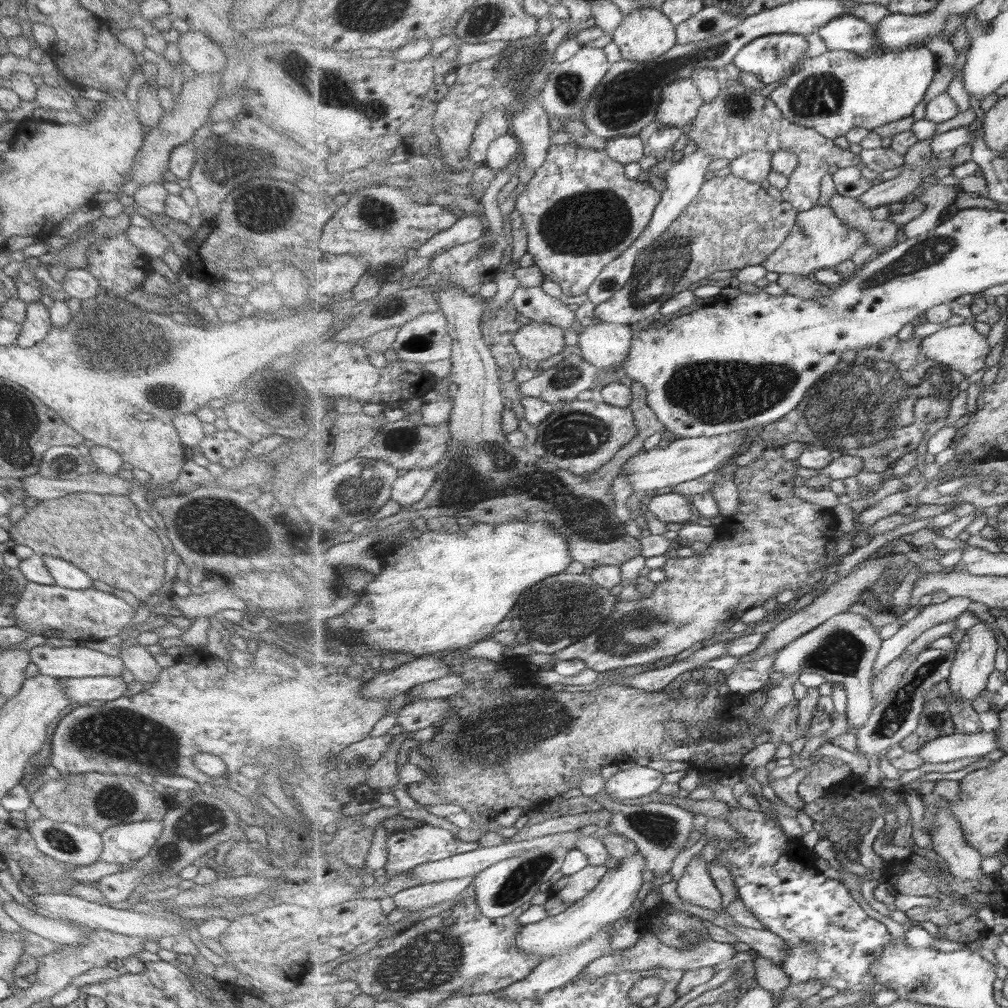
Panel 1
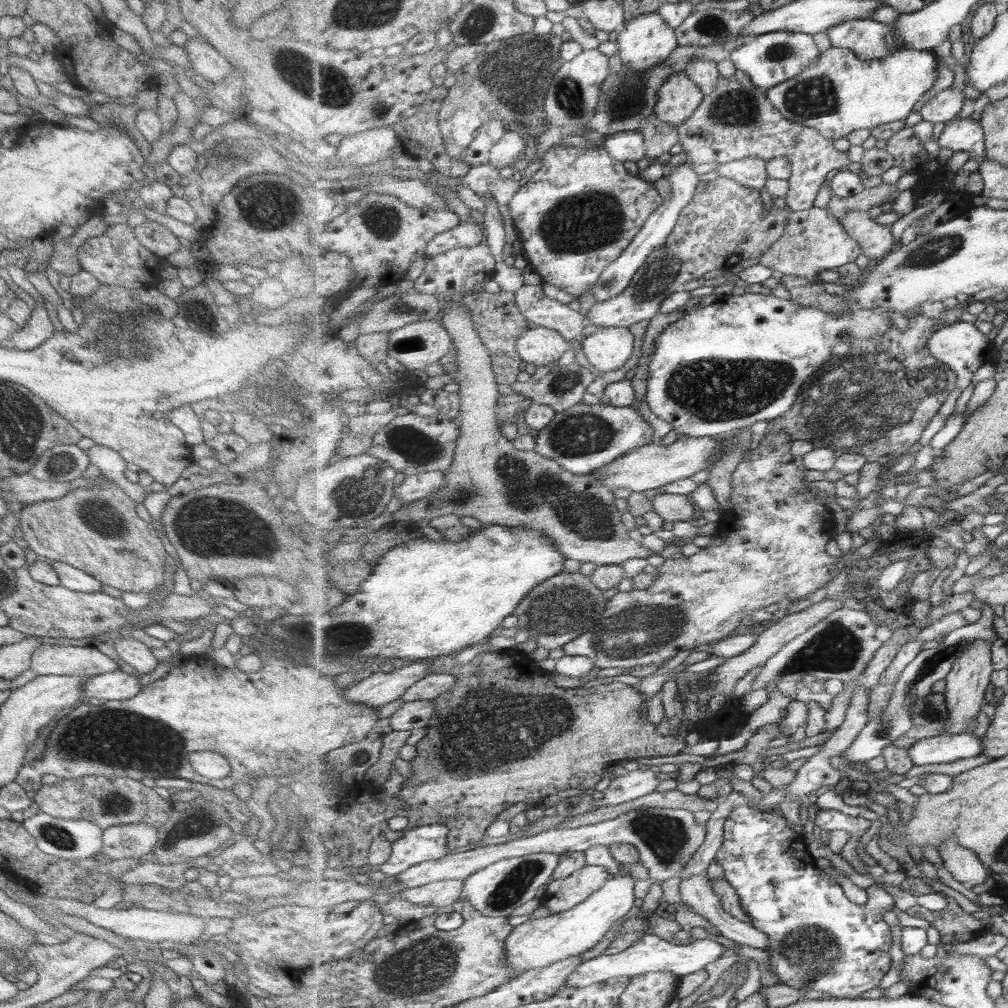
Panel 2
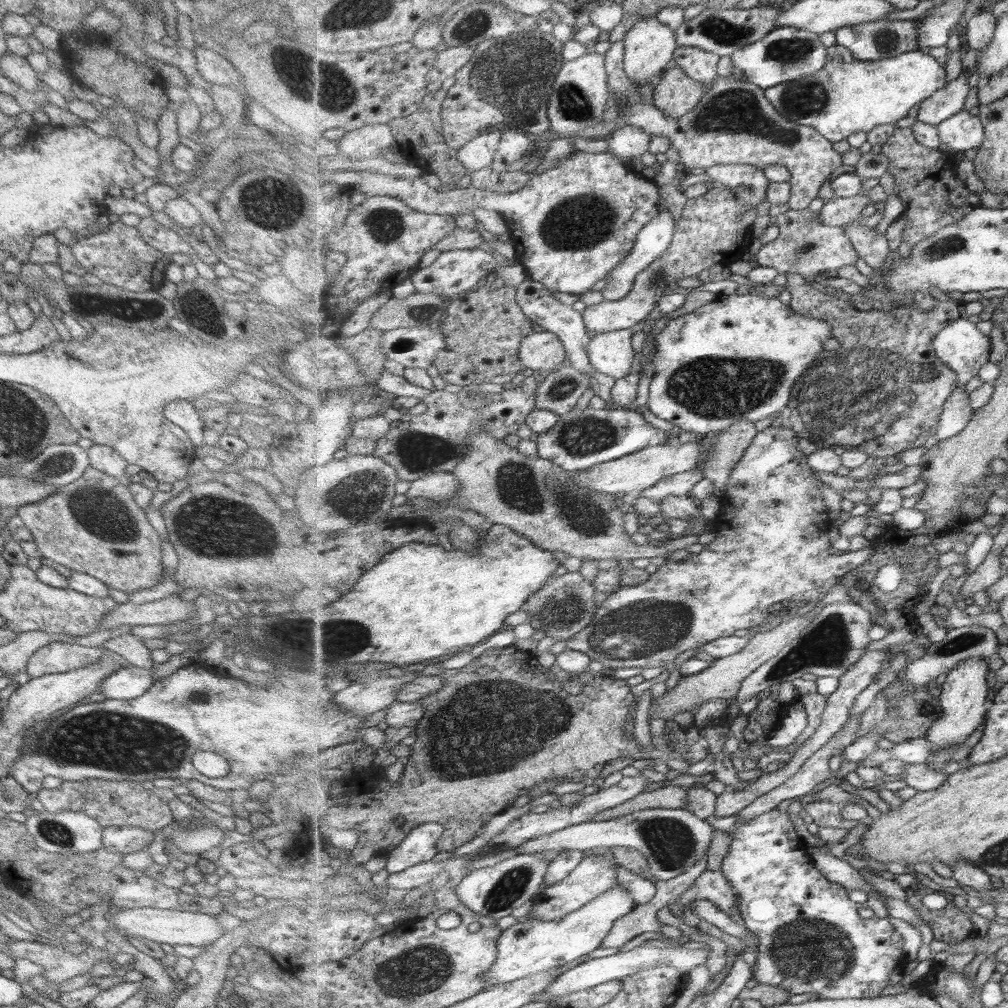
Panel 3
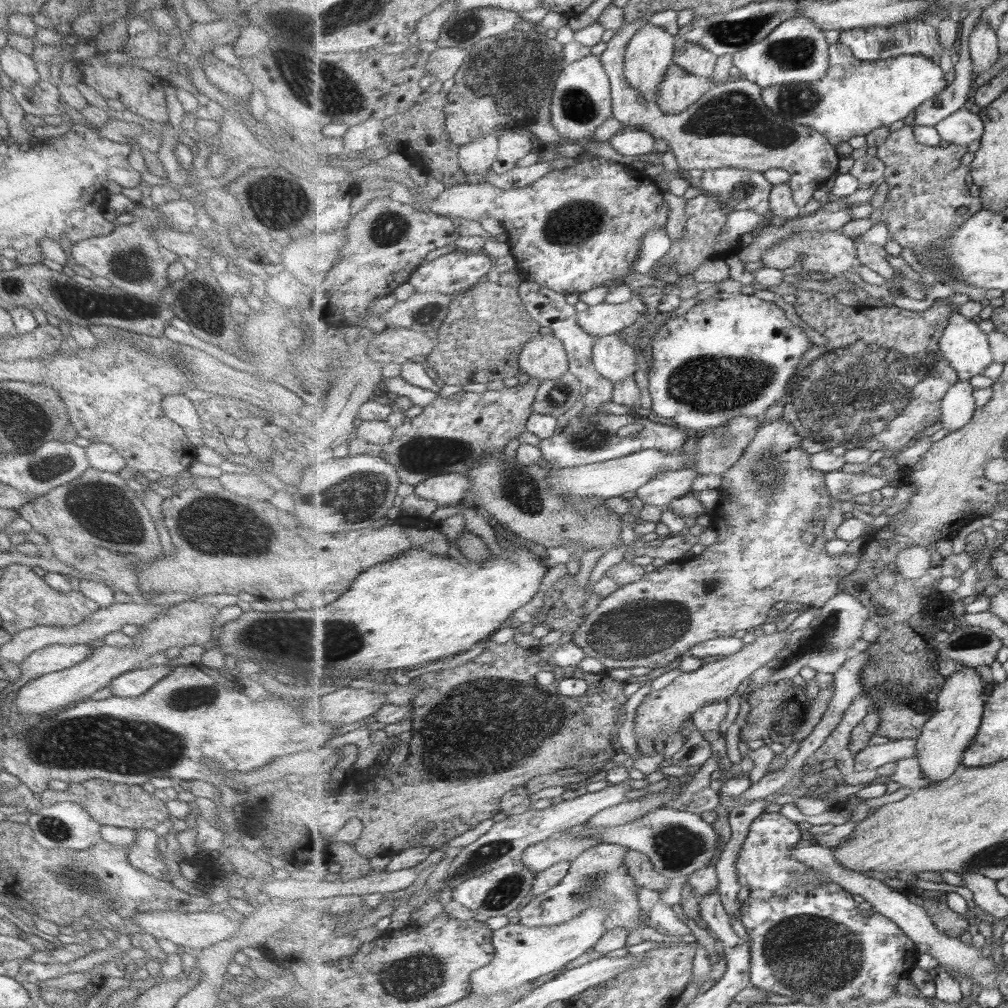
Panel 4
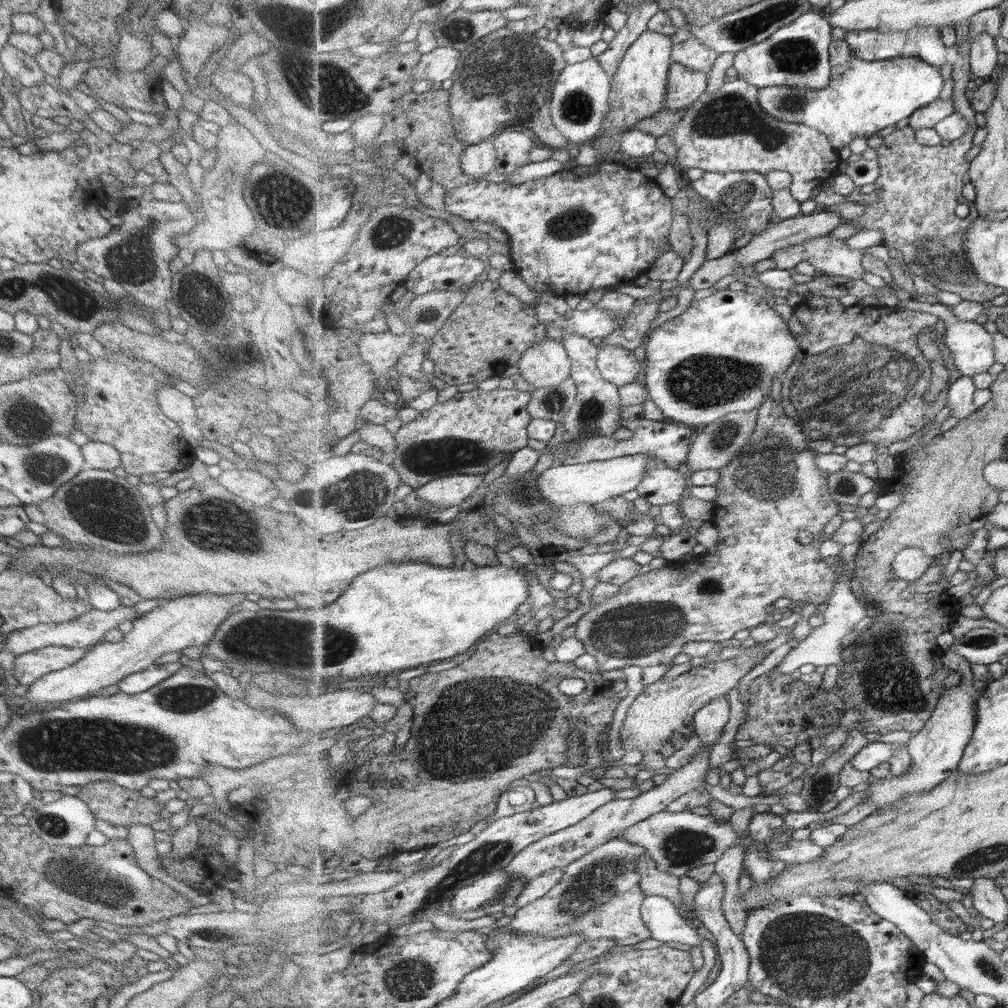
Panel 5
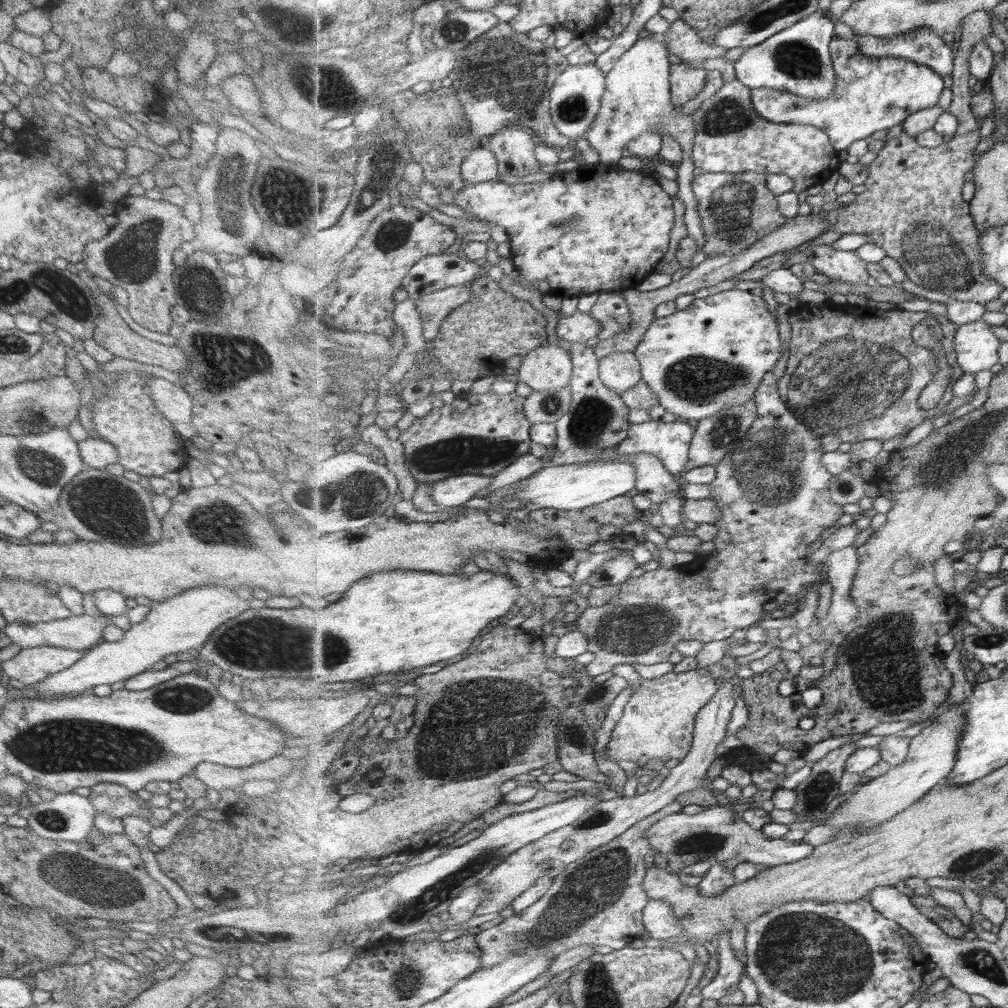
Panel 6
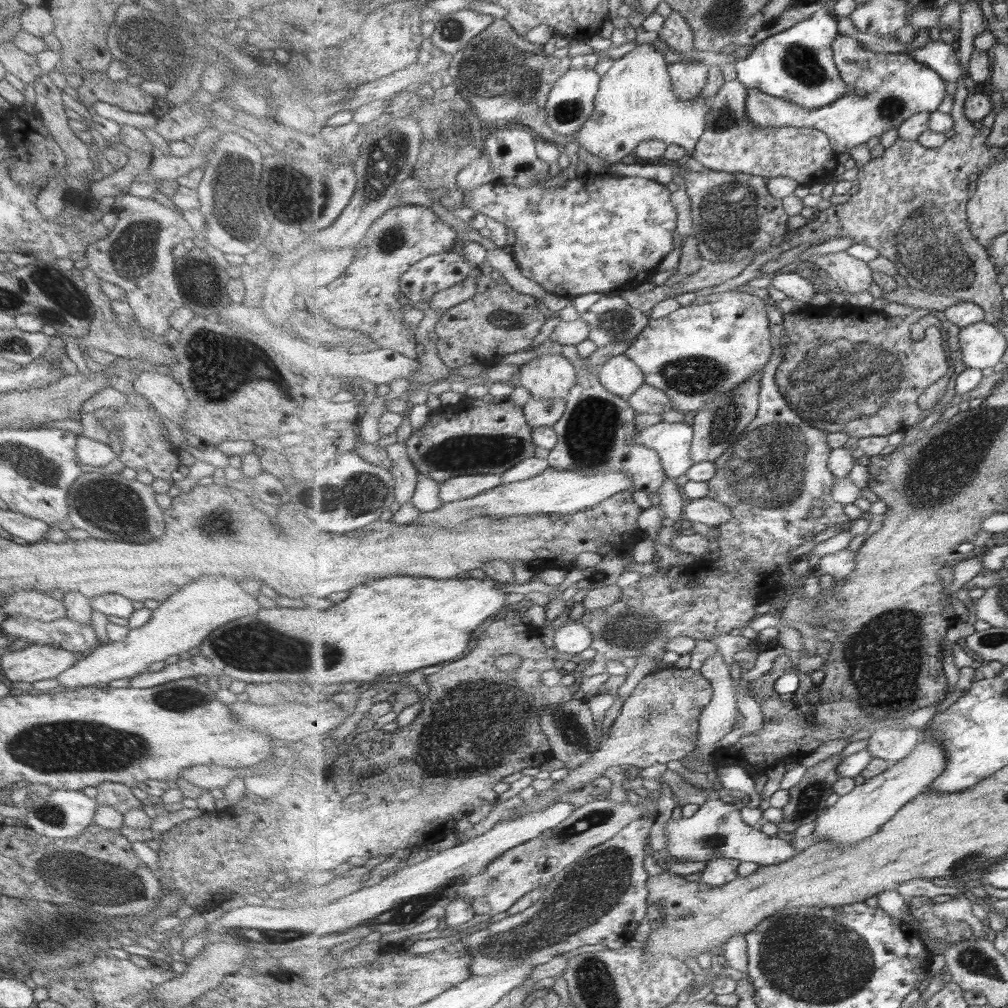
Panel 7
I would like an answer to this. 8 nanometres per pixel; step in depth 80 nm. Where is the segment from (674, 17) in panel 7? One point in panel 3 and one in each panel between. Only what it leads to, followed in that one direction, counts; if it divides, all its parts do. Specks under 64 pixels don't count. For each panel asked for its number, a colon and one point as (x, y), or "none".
3: (700, 64)
4: (693, 57)
5: (688, 50)
6: (683, 41)

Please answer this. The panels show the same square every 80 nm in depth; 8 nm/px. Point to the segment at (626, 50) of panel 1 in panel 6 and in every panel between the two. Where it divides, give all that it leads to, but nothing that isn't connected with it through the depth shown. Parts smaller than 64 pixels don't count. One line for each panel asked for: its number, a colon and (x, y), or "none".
2: (645, 41)
3: (650, 45)
4: (650, 54)
5: (640, 89)
6: (638, 98)

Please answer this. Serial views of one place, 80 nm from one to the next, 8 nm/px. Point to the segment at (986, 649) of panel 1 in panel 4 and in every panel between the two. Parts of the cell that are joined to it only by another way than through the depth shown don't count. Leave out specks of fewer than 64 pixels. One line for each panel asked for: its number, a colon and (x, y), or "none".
2: (966, 685)
3: (963, 696)
4: (961, 704)

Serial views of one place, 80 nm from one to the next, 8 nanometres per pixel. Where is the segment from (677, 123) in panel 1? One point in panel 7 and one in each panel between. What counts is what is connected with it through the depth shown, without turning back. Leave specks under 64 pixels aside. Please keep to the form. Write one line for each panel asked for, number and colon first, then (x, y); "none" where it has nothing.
2: (679, 97)
3: (676, 93)
4: (680, 89)
5: (685, 86)
6: (686, 81)
7: (689, 78)

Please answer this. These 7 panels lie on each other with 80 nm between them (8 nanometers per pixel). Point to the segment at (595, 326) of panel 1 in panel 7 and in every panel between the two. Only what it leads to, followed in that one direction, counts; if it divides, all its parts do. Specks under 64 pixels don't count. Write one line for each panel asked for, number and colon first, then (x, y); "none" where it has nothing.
2: (608, 349)
3: (611, 353)
4: (614, 359)
5: (619, 366)
6: (620, 371)
7: (621, 375)

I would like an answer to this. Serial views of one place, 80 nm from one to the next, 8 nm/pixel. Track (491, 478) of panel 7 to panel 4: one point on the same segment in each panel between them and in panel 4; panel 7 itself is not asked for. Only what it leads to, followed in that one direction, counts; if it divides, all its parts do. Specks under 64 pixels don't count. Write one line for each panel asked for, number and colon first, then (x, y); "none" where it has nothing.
4: (447, 489)
5: (444, 492)
6: (451, 492)

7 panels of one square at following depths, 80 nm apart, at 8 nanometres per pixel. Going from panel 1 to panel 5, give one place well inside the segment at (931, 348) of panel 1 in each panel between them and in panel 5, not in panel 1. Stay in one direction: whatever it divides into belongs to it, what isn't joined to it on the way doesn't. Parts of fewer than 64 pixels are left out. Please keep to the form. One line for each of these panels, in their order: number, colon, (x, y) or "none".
2: (962, 346)
3: (962, 345)
4: (966, 346)
5: (971, 344)

